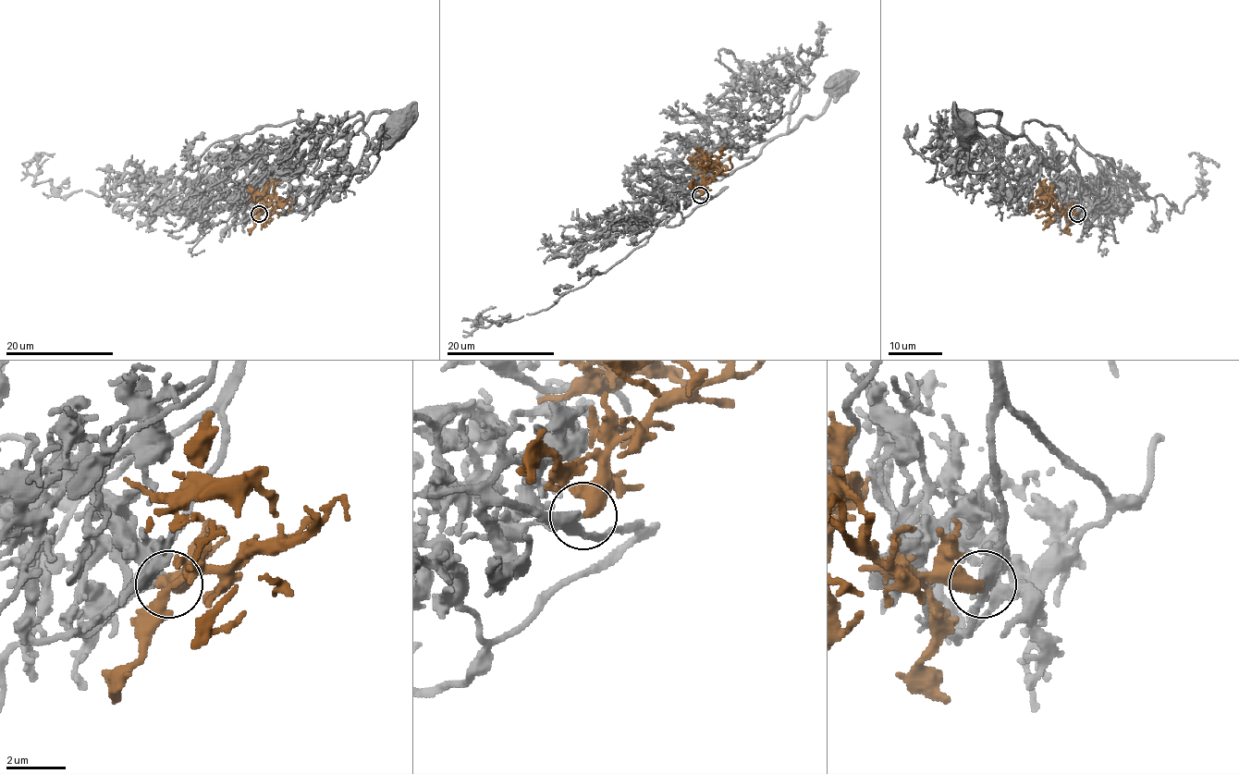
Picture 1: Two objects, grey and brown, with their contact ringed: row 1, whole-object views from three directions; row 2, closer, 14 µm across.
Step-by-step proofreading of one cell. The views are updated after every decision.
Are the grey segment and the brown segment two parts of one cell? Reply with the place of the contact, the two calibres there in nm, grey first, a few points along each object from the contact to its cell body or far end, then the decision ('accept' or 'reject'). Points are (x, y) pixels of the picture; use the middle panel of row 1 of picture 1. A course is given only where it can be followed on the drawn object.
at (700, 195); 280 nm thick on the grey side, 480 nm on the other; grey runs (701, 195), (679, 198), (675, 209), (654, 199), (672, 198), (740, 151), (816, 116), (835, 83); brown runs (701, 195), (701, 190), (708, 180), (726, 168), (716, 156), (705, 156), (695, 148); accept

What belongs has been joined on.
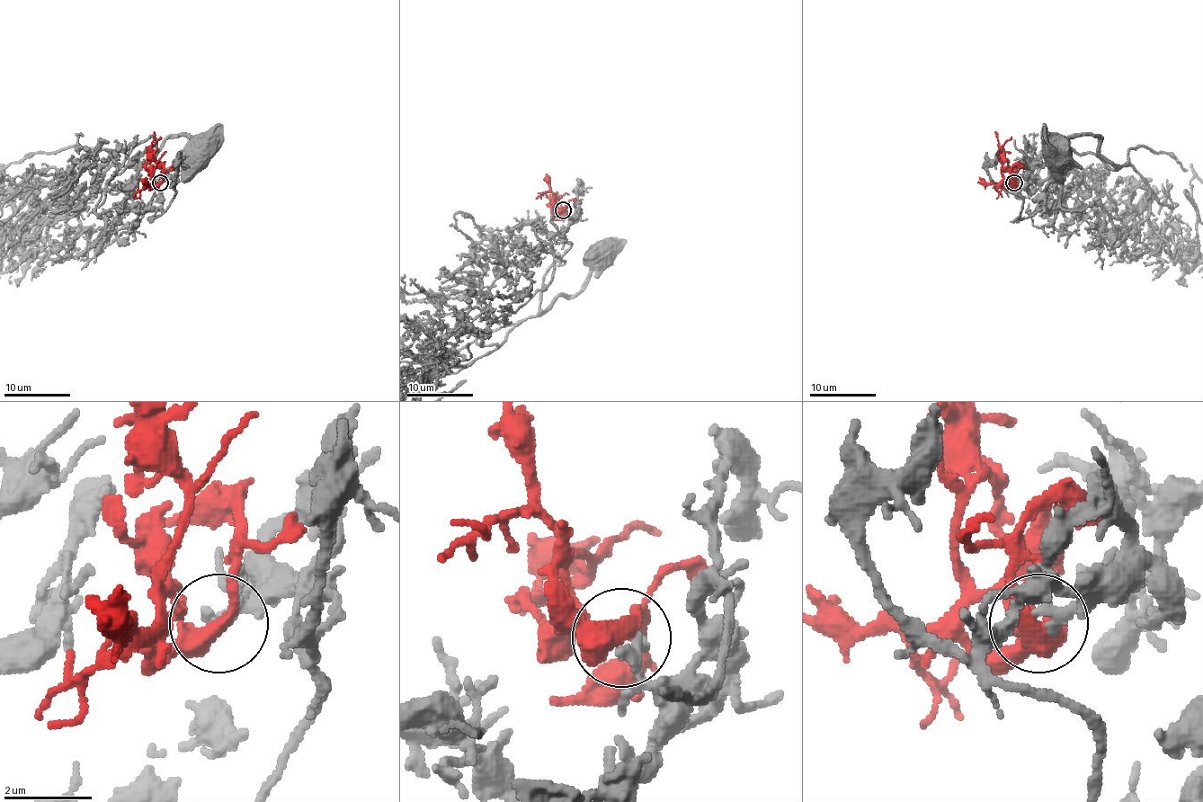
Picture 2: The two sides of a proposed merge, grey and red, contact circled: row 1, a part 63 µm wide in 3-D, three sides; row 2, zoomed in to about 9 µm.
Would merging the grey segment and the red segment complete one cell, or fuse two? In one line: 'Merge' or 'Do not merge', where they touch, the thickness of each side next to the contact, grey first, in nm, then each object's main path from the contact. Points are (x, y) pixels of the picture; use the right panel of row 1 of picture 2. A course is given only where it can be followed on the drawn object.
Merge. Place: (1014, 182). Thickness 160 nm (grey) against 340 nm. Course of grey: (1015, 182), (1007, 187), (1029, 217), (1063, 179), (1064, 146), (1114, 169), (1099, 136), (1071, 136), (1058, 151). Course of red: (1013, 182), (1005, 151), (999, 145), (995, 131)

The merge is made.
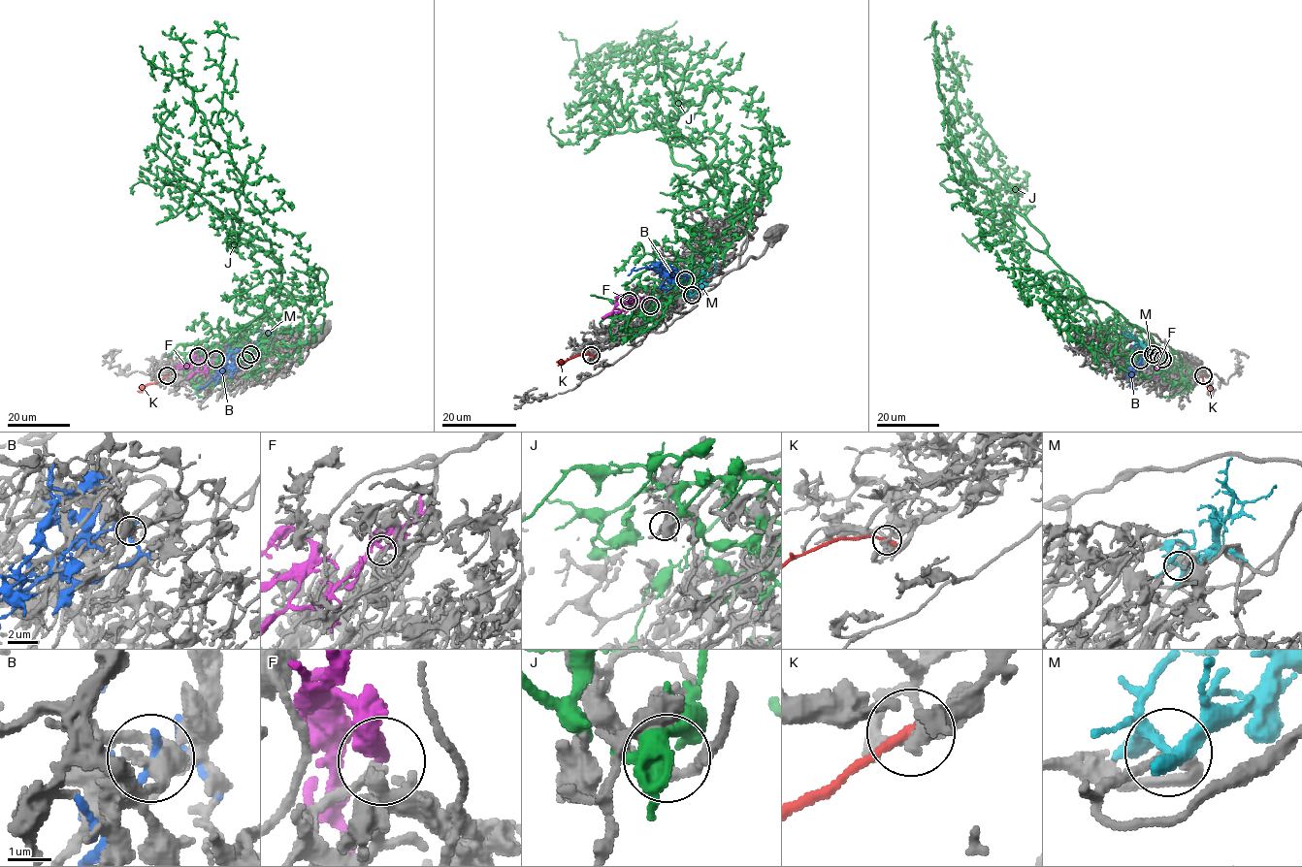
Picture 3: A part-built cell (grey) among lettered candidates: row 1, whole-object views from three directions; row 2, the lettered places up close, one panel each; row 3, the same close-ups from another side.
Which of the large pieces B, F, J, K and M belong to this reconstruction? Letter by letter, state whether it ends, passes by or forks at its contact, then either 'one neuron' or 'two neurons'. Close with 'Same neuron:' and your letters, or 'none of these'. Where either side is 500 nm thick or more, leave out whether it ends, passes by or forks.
B: it ends; two neurons
F: it ends; one neuron
J: it ends; two neurons
K: it ends; two neurons
M: it forks; two neurons
Same neuron: F

